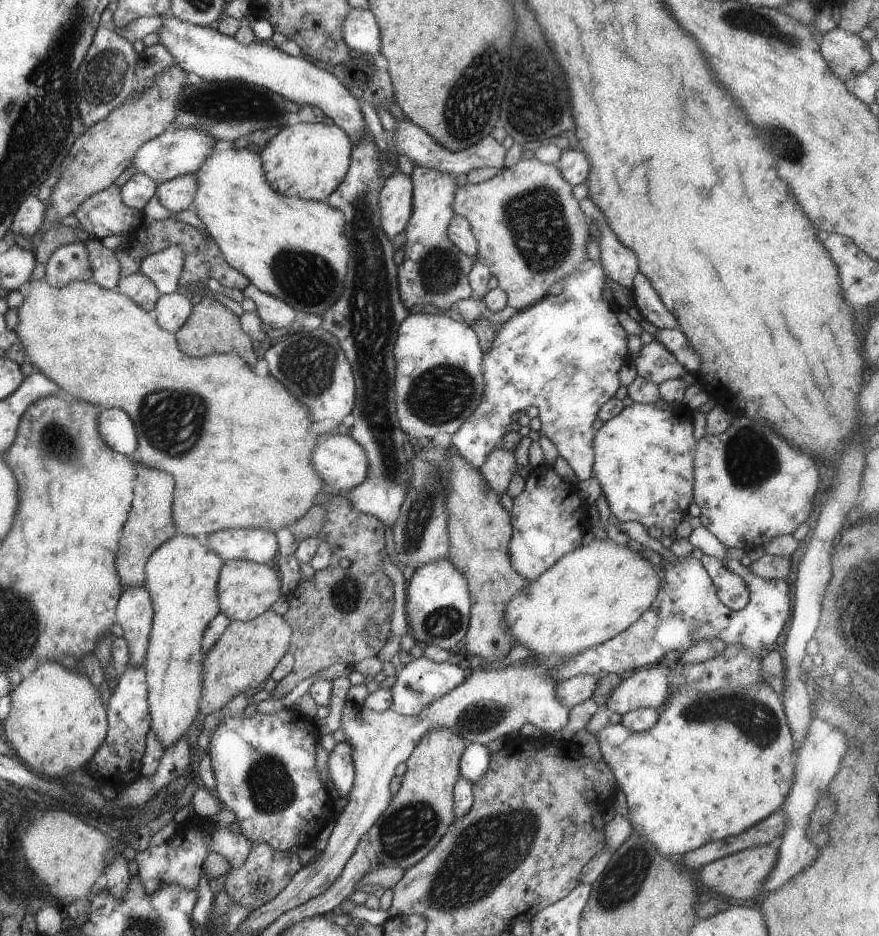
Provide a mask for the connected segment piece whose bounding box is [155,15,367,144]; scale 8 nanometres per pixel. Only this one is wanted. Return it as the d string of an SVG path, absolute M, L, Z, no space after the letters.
M161 15L162 21L155 31L158 42L171 56L179 68L191 77L205 81L240 81L262 86L280 94L284 99L299 105L317 107L324 116L331 118L350 138L358 143L366 130L365 119L357 100L341 82L305 56L291 56L270 42L253 42L244 45L232 36L220 33L214 26L183 22L175 15Z

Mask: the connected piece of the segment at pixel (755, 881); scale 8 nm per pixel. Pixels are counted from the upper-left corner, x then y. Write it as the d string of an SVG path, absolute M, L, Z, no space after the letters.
M772 843L763 846L753 846L748 849L718 858L717 860L705 863L699 876L699 880L709 886L713 892L719 892L729 898L741 898L741 900L751 900L762 888L763 881L766 880L771 869L776 865L778 850L776 844Z

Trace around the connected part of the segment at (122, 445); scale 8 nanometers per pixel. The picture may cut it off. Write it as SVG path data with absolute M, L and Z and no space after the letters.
M113 407L102 409L96 418L96 429L111 450L133 457L137 446L135 427L123 410Z

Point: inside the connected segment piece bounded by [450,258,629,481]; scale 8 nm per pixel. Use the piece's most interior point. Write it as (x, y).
(561, 354)

